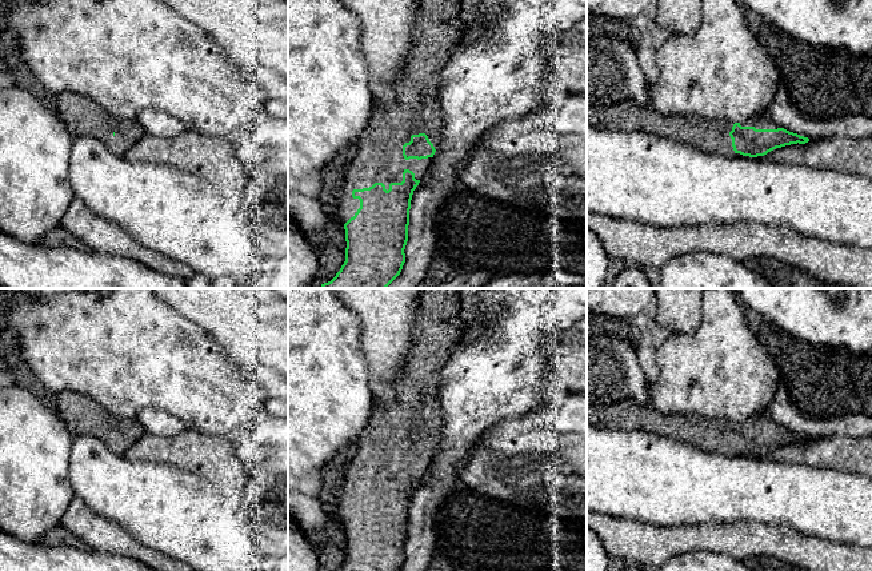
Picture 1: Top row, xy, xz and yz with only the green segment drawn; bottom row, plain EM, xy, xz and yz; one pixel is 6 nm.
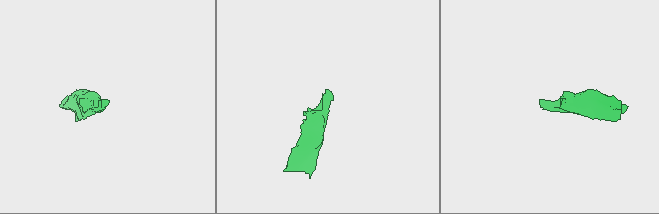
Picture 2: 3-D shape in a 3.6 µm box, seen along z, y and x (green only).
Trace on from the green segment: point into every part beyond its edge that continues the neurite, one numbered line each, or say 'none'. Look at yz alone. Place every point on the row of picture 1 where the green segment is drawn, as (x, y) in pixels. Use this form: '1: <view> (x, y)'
1: yz (763, 120)

